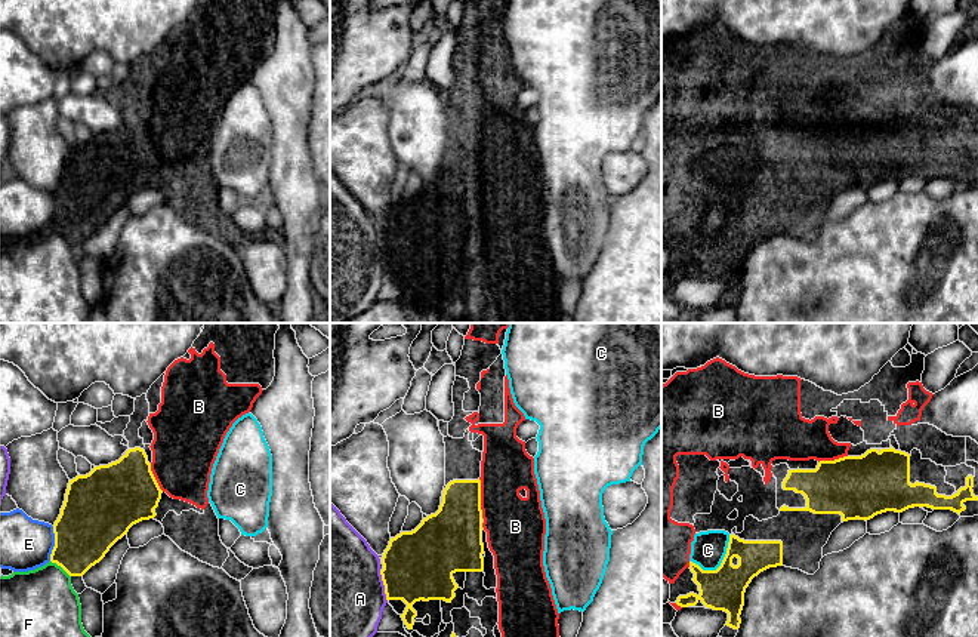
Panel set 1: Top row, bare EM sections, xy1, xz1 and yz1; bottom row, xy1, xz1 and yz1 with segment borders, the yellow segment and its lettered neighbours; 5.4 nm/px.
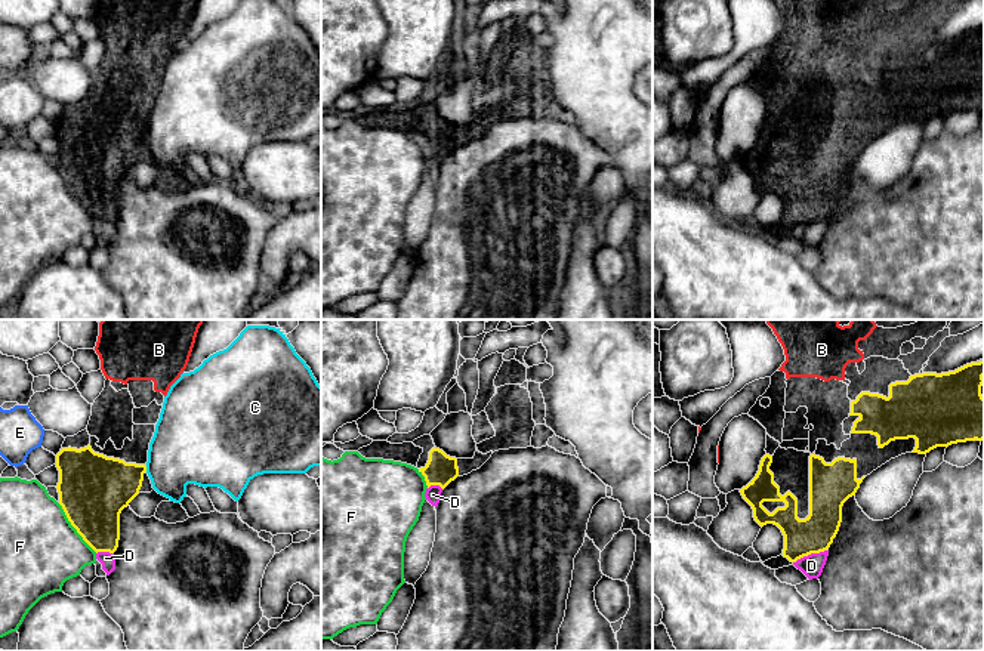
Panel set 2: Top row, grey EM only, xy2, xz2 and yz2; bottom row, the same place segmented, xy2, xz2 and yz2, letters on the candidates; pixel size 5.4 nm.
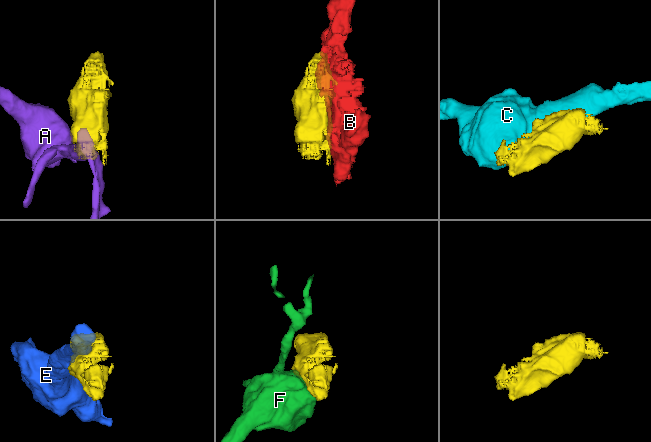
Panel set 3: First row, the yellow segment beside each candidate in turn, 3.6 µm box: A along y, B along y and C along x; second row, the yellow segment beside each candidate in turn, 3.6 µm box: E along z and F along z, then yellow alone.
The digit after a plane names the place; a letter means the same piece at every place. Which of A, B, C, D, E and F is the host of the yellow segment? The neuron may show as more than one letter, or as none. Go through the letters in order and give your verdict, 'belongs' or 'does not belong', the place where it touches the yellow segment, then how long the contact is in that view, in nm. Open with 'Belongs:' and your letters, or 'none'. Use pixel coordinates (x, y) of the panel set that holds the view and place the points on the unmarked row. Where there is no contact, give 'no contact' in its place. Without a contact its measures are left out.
Belongs: B
A: does not belong; meets yellow in xz1 at (383, 252); contact 180 nm long
B: belongs; meets yellow in xz1 at (480, 166); contact 220 nm long
C: does not belong; meets yellow in yz1 at (721, 233); contact 260 nm long
D: does not belong; meets yellow in yz2 at (810, 222); contact 200 nm long
E: does not belong; meets yellow in xy1 at (55, 212); contact 190 nm long
F: does not belong; meets yellow in xy2 at (74, 196); contact 340 nm long

